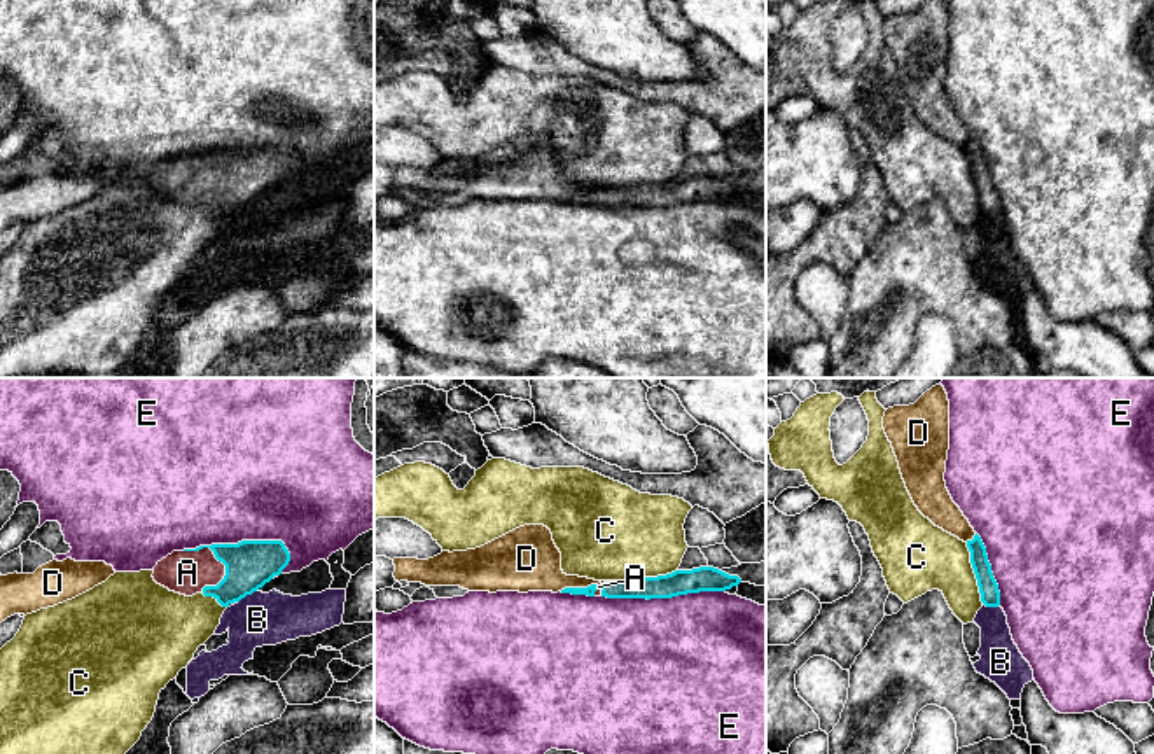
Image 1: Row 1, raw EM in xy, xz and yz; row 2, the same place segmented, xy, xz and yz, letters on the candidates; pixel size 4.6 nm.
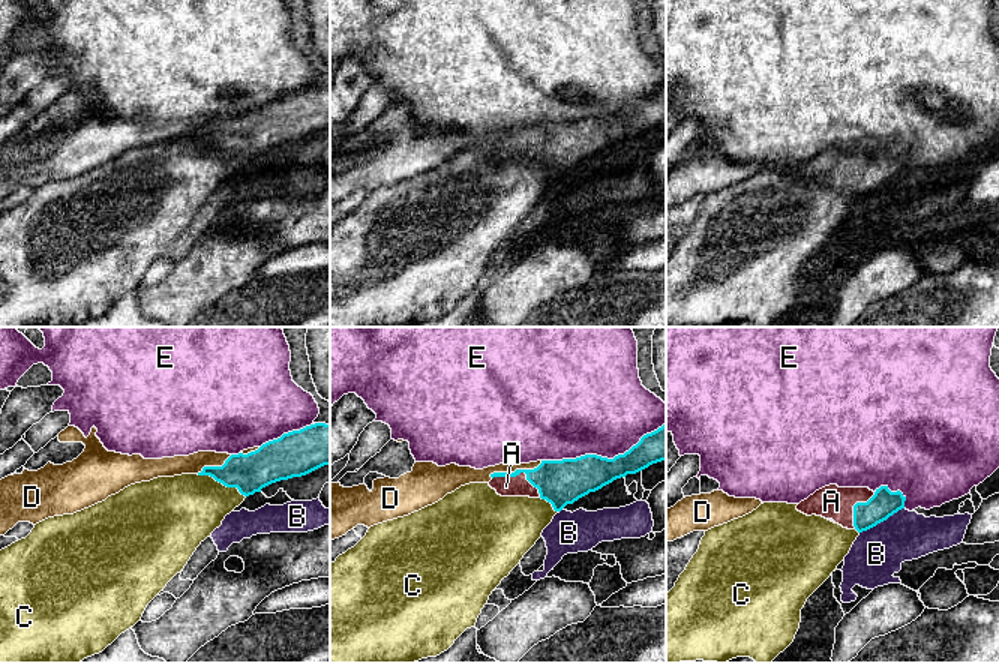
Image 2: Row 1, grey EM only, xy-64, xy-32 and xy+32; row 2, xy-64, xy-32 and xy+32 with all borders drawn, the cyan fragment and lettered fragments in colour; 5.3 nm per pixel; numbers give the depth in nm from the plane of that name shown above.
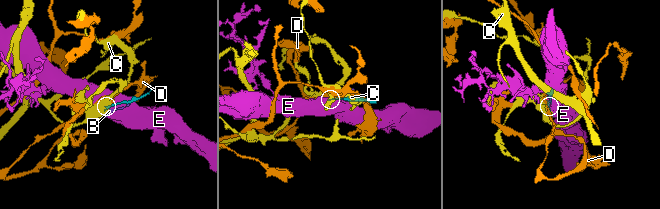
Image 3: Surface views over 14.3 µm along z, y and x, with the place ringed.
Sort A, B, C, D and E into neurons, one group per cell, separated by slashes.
A / B / C / D / E

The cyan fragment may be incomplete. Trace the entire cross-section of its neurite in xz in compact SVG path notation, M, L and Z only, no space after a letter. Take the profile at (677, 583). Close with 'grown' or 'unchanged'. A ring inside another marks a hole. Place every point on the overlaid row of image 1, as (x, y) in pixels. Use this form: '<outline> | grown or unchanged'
M713 567L675 570L657 577L638 577L628 581L598 583L587 588L565 588L561 593L607 597L607 598L671 598L699 591L726 591L738 586L741 579Z | grown

